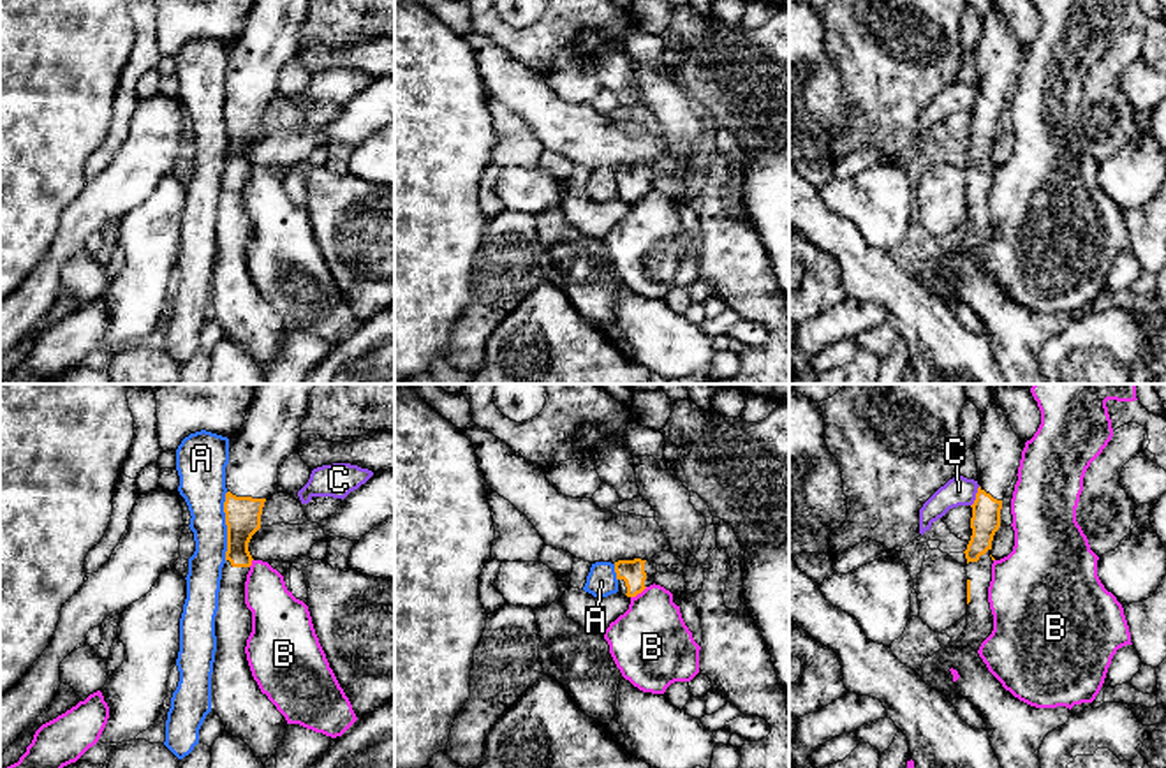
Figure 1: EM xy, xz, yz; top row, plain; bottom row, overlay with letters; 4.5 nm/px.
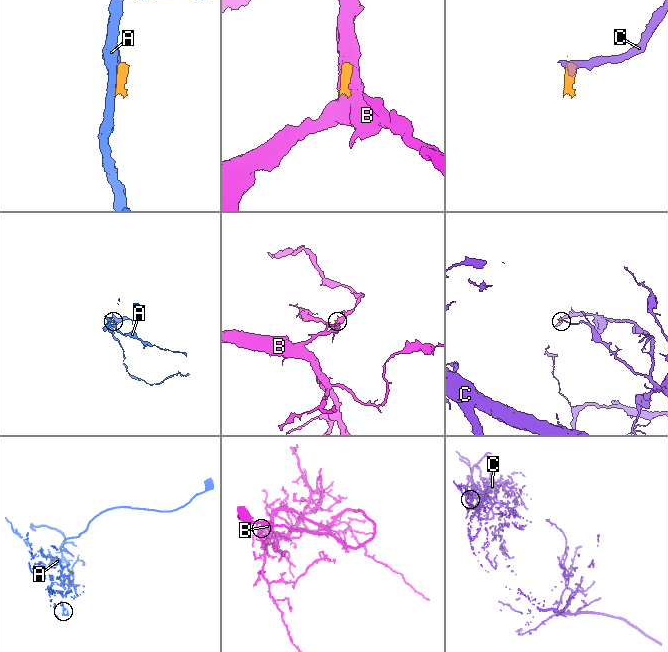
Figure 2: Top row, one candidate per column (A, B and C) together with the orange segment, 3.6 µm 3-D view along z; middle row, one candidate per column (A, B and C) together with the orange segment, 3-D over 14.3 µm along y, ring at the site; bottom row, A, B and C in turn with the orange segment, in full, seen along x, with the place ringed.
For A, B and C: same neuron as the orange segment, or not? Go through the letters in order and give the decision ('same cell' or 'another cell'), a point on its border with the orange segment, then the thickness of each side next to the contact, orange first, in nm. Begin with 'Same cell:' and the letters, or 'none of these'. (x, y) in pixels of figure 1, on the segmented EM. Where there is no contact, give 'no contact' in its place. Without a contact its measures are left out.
Same cell: none of these
A: another cell; contact xy (226, 524); calibres 160 and 200 nm
B: another cell; contact xz (638, 592); calibres 110 and 360 nm
C: another cell; contact yz (976, 497); calibres 140 and 130 nm

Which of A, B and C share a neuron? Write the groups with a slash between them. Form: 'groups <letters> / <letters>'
groups A / B / C

